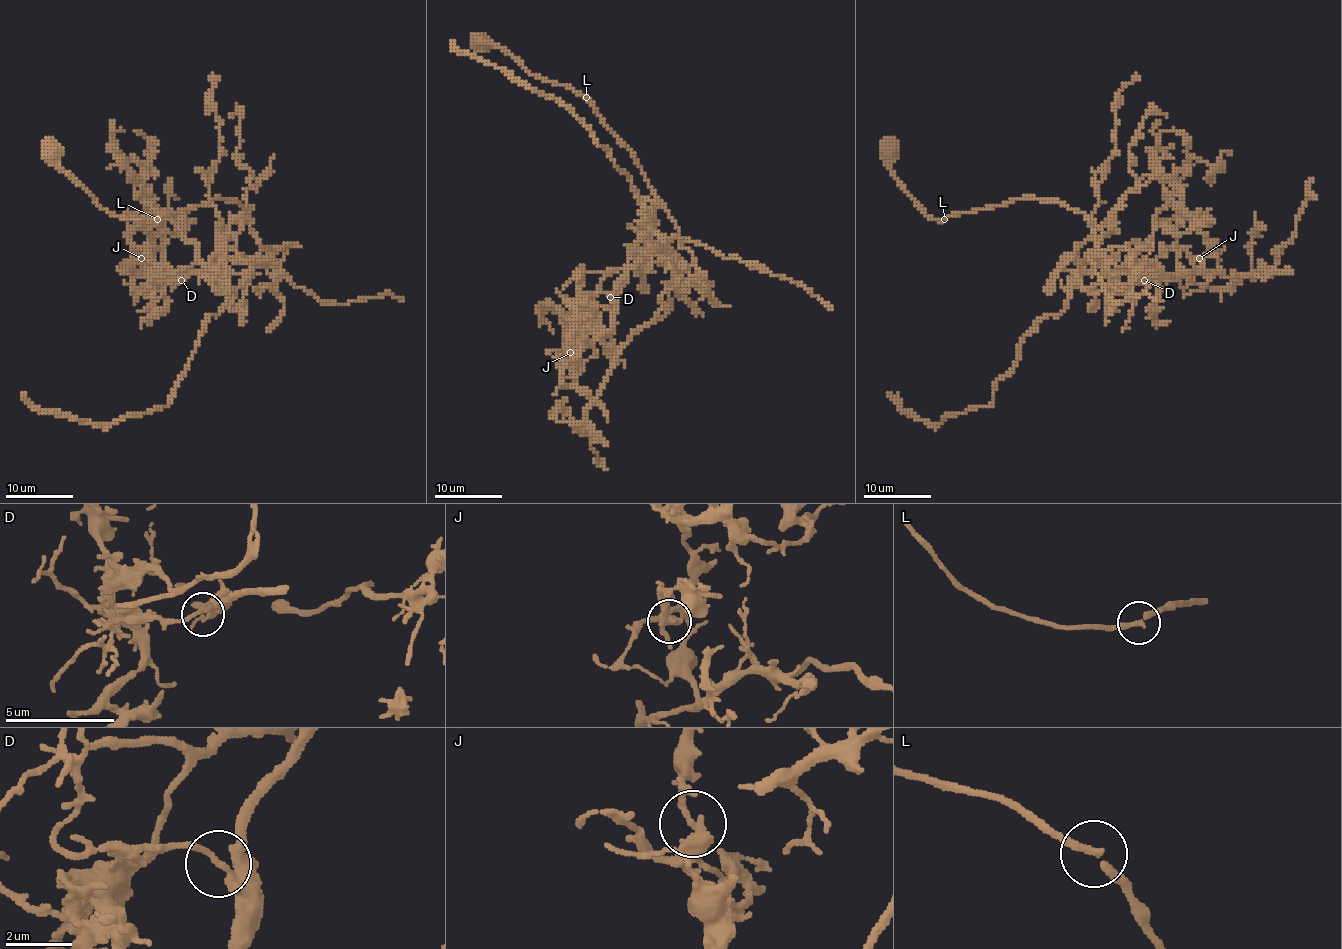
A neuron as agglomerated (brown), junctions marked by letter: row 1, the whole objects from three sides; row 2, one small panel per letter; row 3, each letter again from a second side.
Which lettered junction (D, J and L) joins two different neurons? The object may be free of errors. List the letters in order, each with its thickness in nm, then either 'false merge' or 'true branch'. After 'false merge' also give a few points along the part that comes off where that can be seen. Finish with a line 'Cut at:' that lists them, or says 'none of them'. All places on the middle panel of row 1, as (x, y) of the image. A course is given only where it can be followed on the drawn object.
D: 280 nm | true branch
J: 340 nm | false merge | (571, 353), (576, 371), (637, 263), (666, 249), (698, 283), (693, 254), (586, 98), (477, 45)
L: 240 nm | true branch
Cut at: J

